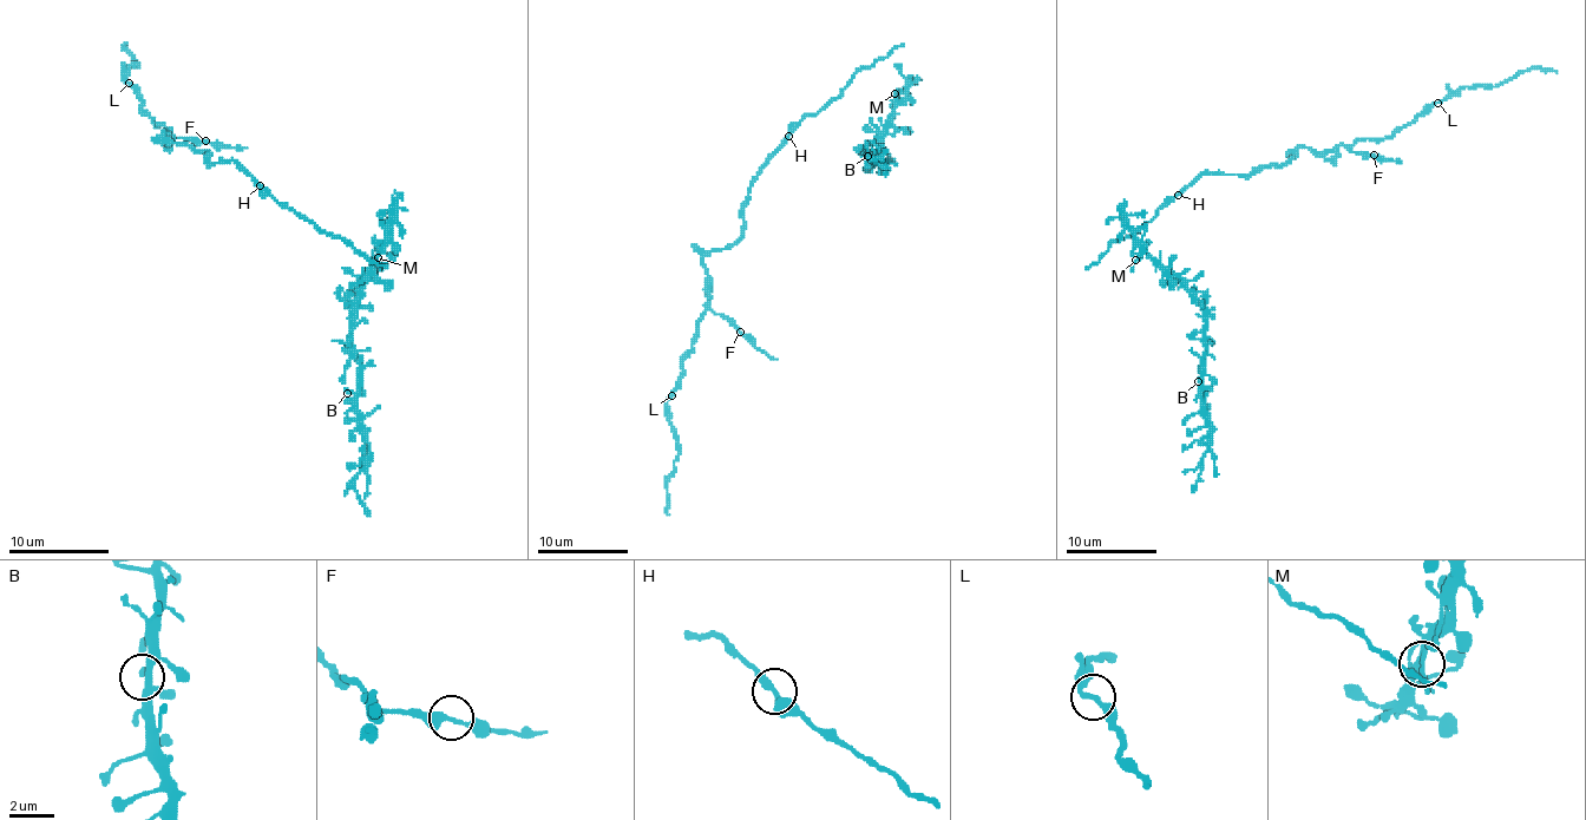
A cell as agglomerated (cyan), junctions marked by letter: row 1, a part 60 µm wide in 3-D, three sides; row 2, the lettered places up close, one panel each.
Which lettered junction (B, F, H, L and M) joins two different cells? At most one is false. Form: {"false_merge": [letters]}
{"false_merge": []}

